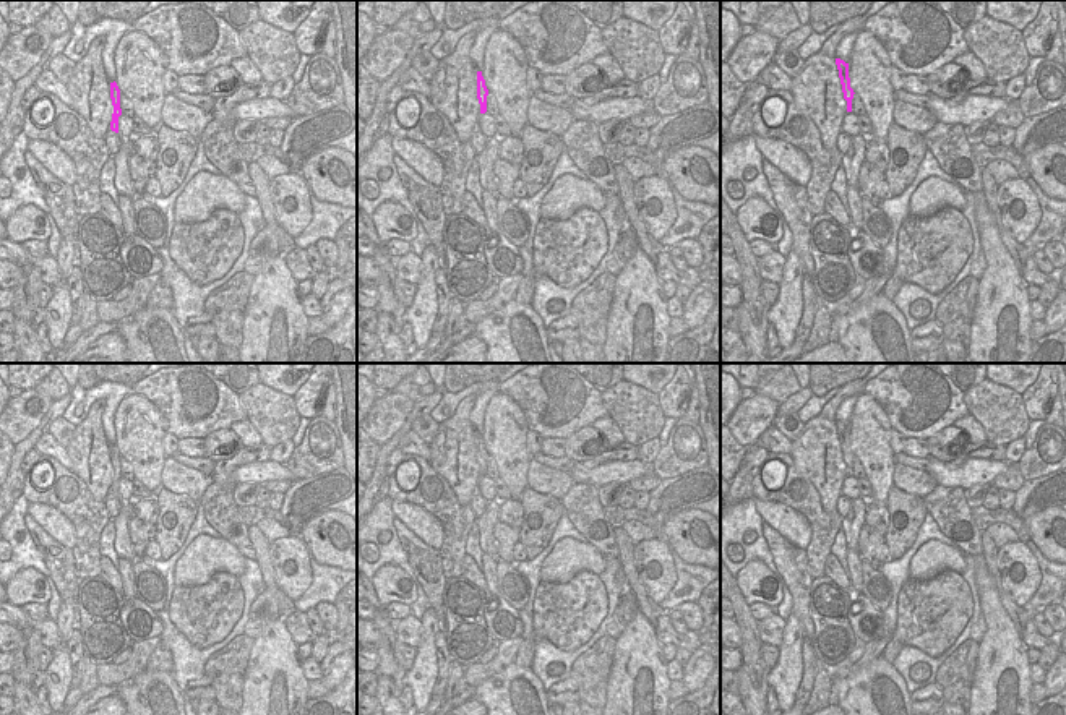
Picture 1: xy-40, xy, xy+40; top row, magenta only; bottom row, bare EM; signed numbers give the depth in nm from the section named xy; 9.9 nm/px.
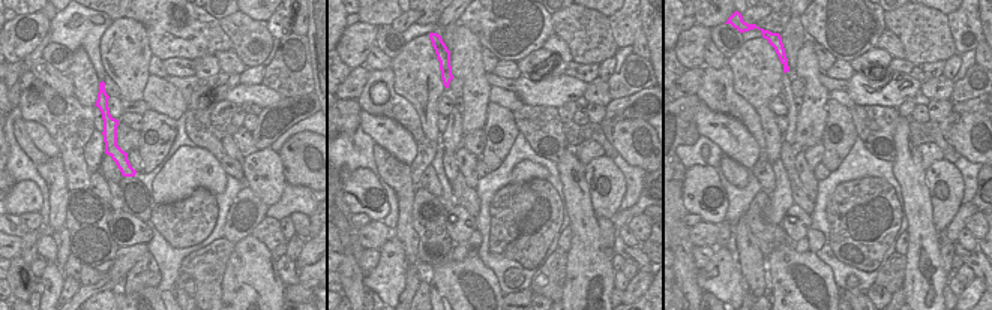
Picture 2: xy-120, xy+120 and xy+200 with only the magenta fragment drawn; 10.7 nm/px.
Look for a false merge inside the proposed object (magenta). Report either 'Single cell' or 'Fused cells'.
Single cell.

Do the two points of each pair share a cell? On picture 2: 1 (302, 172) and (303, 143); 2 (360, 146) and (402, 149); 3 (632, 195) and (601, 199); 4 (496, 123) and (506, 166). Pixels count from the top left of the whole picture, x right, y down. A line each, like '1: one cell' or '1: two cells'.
1: one cell
2: two cells
3: two cells
4: two cells

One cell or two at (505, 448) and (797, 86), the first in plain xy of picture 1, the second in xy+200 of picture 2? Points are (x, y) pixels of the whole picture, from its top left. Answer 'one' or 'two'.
two

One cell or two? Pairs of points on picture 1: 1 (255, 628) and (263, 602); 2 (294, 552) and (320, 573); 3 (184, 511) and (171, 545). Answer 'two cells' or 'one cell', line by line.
1: one cell
2: two cells
3: one cell

